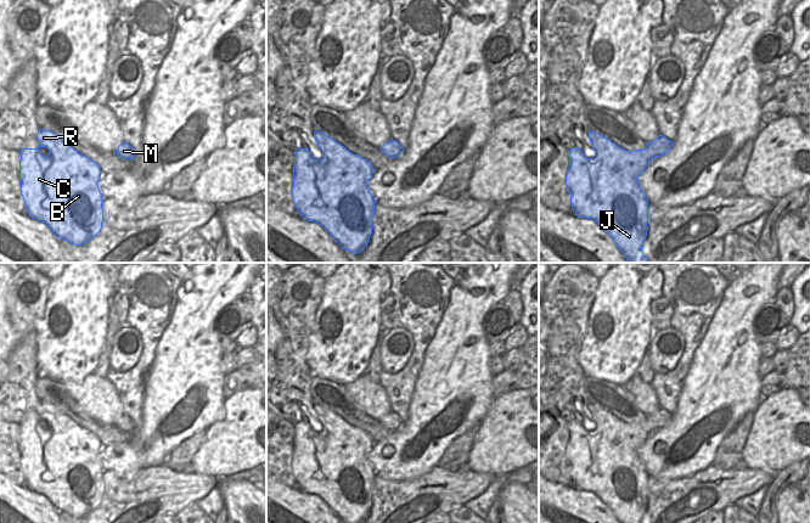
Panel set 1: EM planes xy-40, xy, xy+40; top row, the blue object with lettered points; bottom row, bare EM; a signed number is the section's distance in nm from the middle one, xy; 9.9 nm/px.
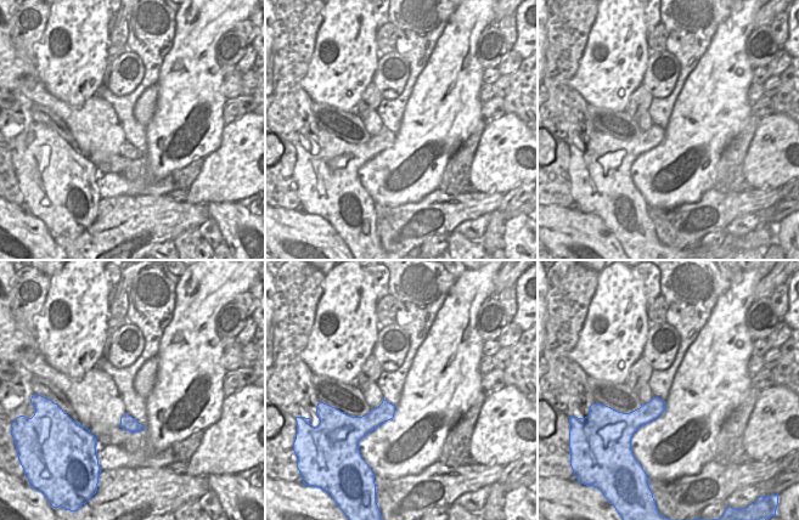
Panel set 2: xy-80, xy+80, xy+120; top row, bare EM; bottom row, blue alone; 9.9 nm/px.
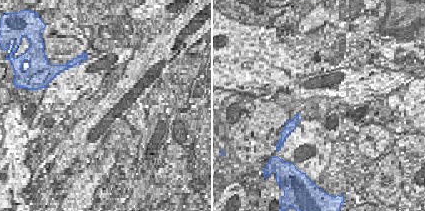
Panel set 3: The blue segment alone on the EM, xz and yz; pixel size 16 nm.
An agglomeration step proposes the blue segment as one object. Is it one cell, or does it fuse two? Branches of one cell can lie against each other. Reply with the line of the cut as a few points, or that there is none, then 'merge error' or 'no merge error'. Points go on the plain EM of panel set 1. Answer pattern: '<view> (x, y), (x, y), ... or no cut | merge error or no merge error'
no cut | no merge error

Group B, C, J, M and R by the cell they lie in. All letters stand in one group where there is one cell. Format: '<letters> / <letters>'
B C J M R

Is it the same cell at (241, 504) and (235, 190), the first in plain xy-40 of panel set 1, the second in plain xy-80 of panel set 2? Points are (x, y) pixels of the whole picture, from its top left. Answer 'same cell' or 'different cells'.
different cells

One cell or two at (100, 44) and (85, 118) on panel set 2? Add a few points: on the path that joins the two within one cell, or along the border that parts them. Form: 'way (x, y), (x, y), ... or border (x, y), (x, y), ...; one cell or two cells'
border (96, 95), (80, 107), (72, 107), (61, 101); two cells

